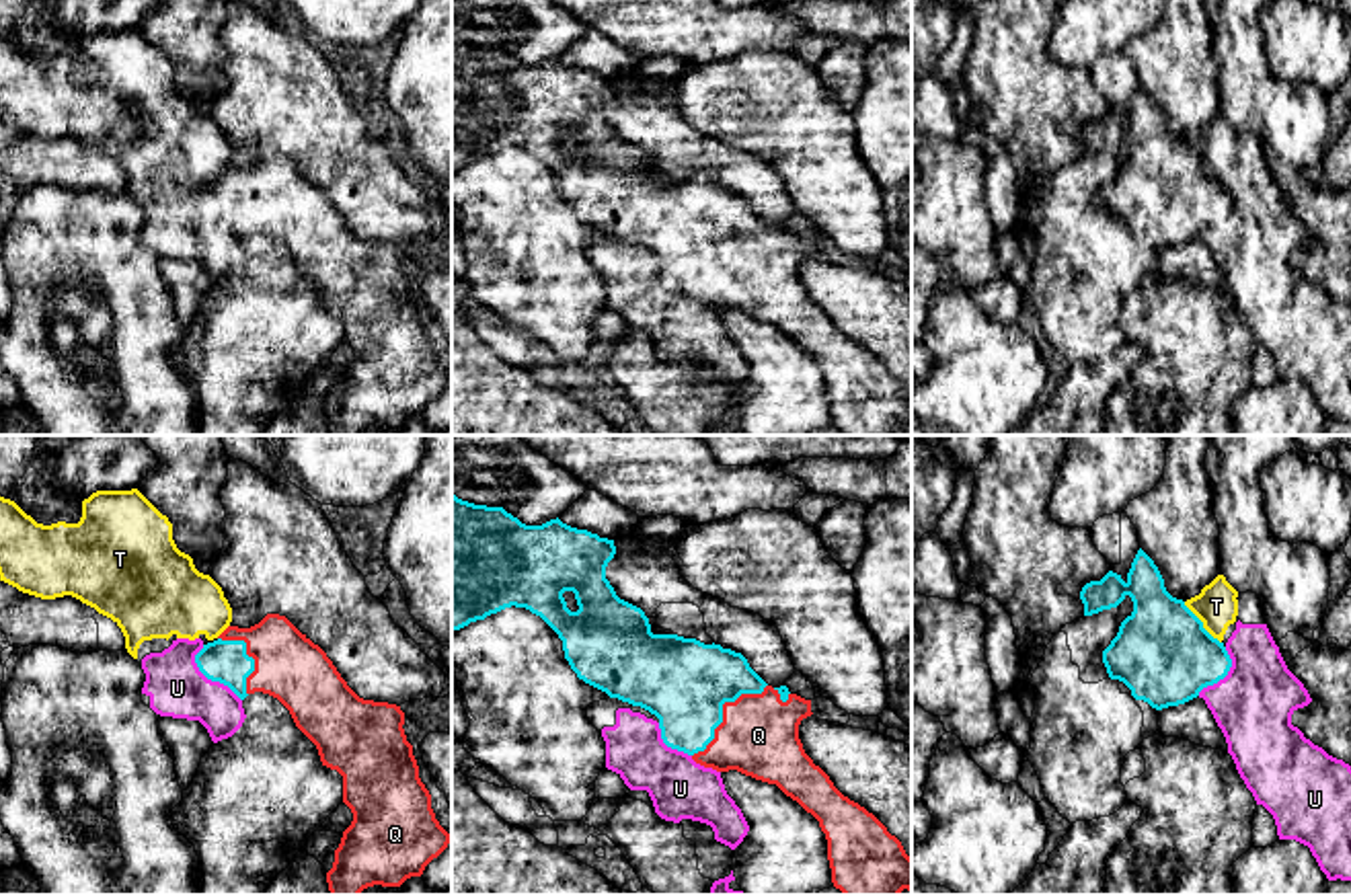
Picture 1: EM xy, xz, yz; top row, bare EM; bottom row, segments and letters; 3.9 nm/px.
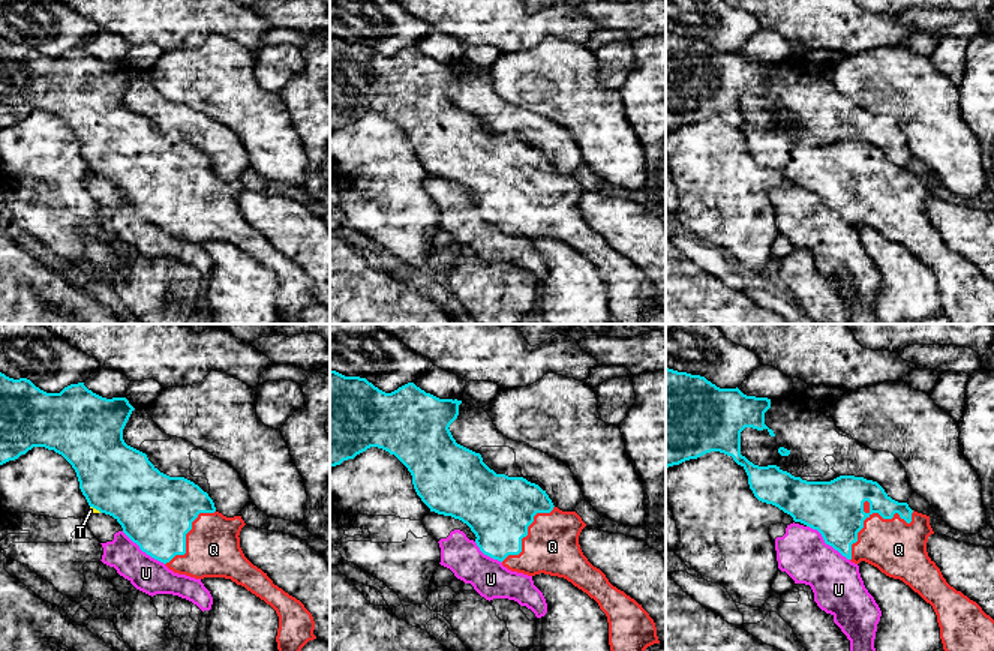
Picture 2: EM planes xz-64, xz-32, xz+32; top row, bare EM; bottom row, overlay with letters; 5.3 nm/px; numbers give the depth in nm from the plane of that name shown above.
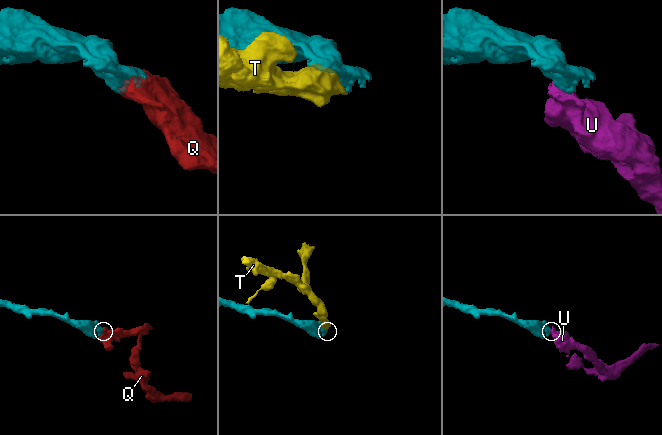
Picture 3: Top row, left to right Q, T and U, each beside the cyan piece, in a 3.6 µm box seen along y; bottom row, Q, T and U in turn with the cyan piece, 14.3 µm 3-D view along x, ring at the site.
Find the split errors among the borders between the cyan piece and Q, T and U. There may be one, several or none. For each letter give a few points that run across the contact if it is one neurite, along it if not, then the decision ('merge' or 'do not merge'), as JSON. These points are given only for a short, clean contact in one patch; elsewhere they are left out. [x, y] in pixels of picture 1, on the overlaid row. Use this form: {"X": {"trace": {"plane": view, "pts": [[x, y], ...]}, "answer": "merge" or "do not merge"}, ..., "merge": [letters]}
{"Q": {"answer": "merge"}, "T": {"answer": "do not merge"}, "U": {"trace": {"plane": "xy", "pts": [[202, 645], [196, 666], [208, 678], [222, 682], [241, 701]]}, "answer": "do not merge"}, "merge": ["Q"]}

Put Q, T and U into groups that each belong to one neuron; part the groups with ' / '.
Q / T U

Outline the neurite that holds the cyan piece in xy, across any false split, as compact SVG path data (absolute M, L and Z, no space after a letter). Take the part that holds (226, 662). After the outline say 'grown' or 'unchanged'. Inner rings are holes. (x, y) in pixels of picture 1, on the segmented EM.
M267 614L250 628L228 626L203 645L195 663L207 679L228 686L240 700L255 692L277 698L316 745L322 766L343 776L343 803L353 821L326 872L331 895L359 895L374 885L400 887L407 879L421 877L448 848L450 833L435 819L431 794L419 778L400 706L359 698L326 653L285 616Z; grown

